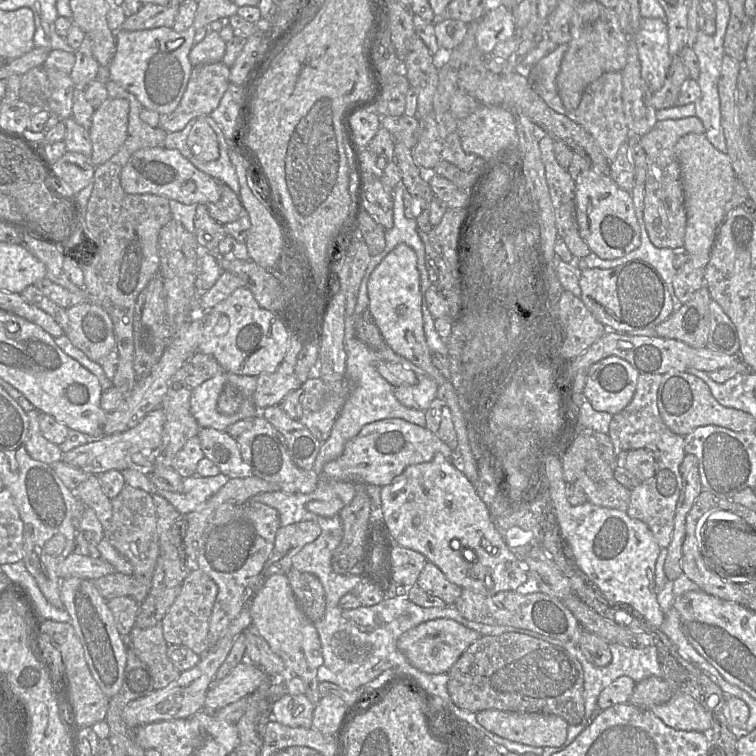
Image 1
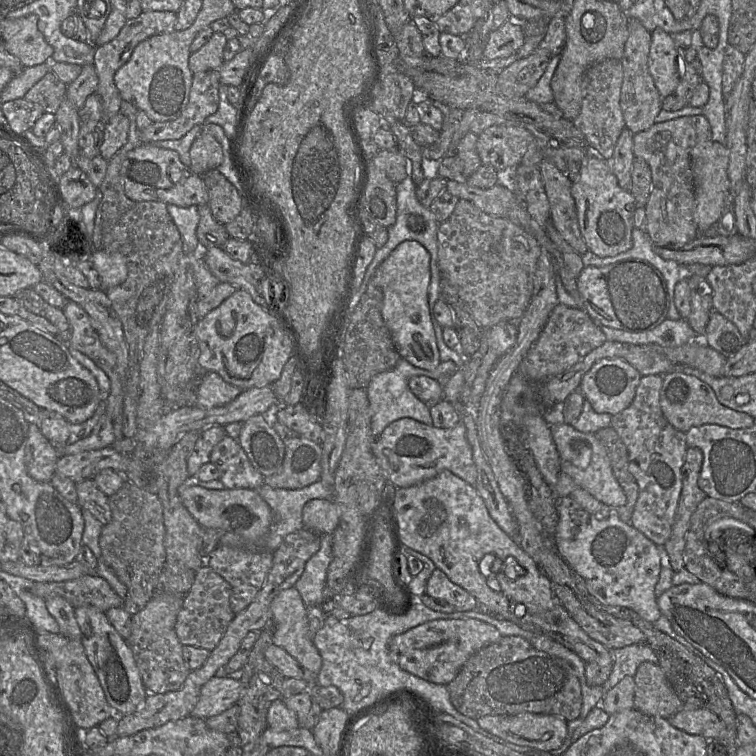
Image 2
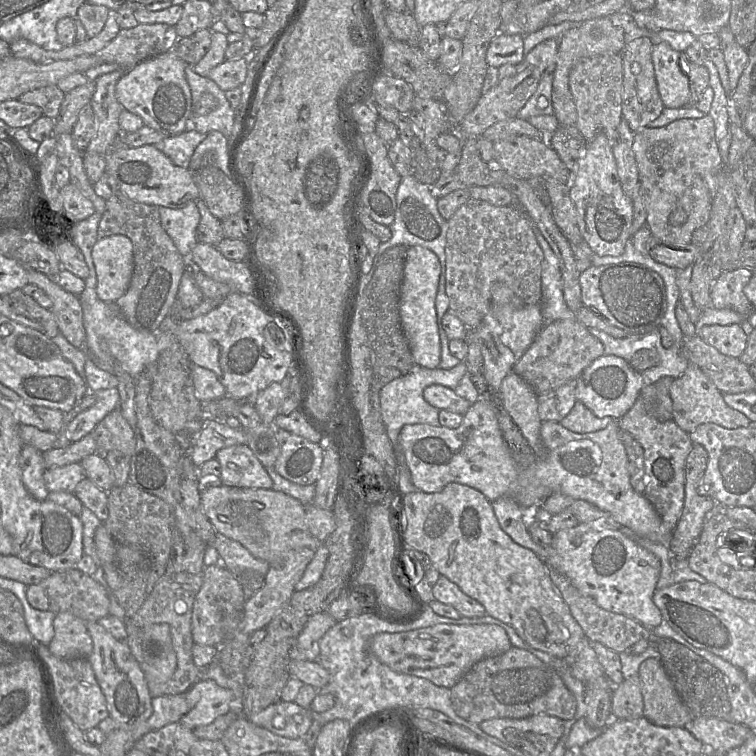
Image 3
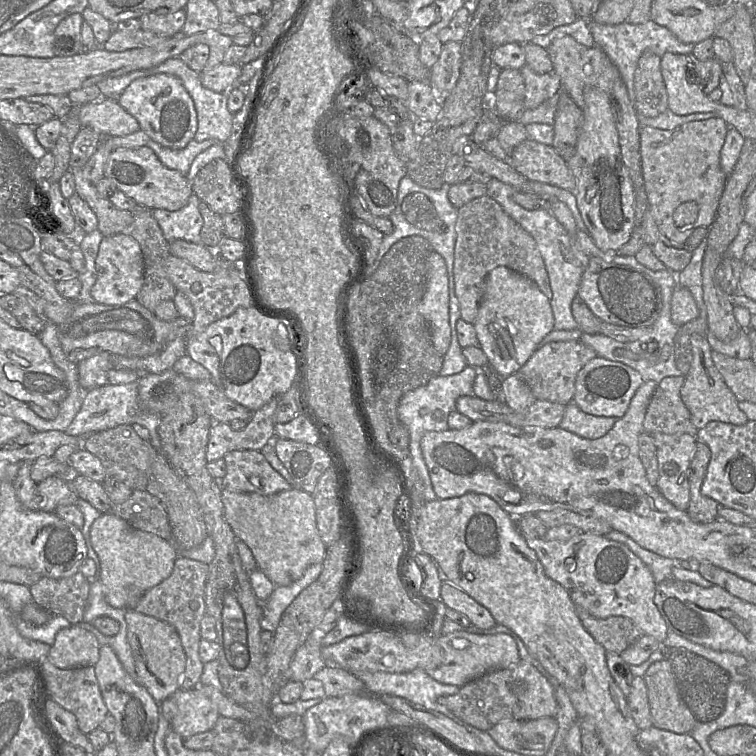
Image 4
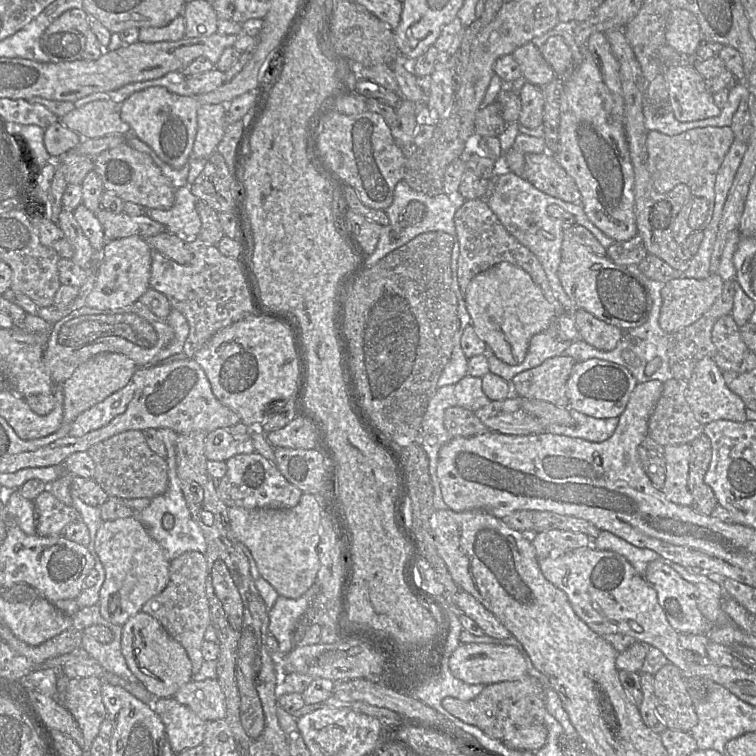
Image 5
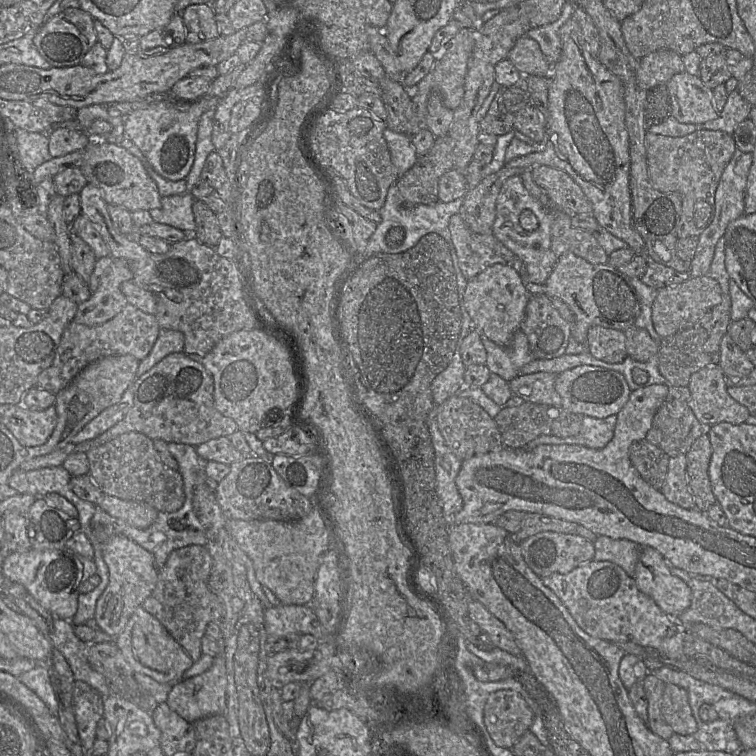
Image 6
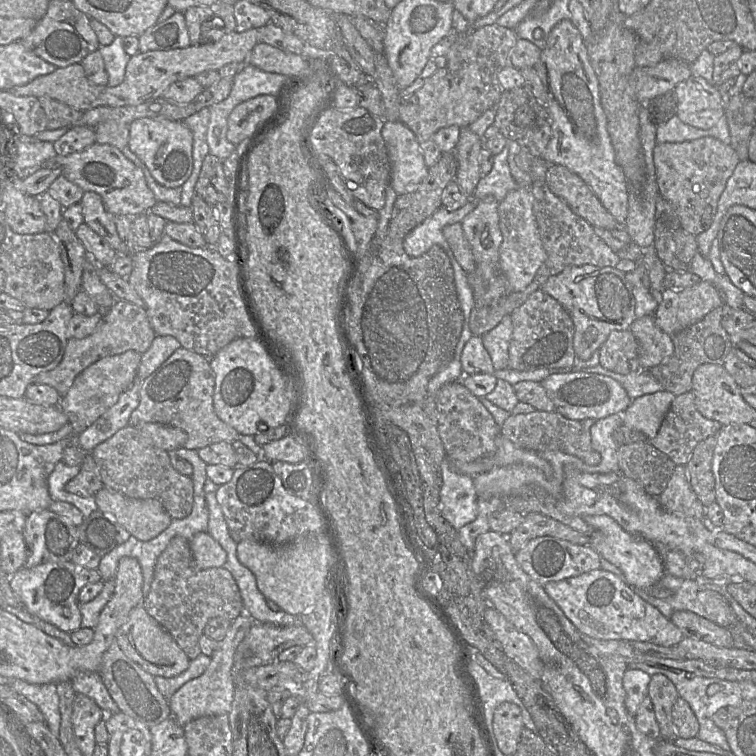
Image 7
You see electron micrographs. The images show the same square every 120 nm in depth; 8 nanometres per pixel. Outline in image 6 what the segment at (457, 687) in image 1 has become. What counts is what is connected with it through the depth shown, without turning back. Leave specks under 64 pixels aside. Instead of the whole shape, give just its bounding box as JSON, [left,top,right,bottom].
[484,690,534,749]

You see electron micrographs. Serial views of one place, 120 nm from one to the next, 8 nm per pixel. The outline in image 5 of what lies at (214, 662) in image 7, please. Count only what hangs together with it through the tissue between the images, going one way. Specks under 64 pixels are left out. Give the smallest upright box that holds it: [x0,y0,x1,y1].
[174,679,226,722]

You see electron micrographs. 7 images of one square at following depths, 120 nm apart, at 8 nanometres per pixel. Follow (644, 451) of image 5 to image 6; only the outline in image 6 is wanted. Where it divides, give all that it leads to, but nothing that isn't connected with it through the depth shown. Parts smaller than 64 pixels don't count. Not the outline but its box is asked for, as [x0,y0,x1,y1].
[629,439,669,490]

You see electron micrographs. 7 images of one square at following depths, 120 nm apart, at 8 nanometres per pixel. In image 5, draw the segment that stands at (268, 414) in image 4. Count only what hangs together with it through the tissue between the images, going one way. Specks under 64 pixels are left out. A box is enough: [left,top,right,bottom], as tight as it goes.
[205,428,254,462]

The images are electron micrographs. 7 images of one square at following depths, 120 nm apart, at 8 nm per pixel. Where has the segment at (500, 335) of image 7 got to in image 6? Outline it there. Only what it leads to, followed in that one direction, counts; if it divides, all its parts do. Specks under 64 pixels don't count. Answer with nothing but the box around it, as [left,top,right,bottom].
[482,329,534,382]

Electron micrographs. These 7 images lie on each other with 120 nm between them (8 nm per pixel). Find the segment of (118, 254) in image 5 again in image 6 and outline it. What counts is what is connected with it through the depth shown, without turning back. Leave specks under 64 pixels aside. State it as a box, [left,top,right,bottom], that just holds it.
[73,259,133,326]

